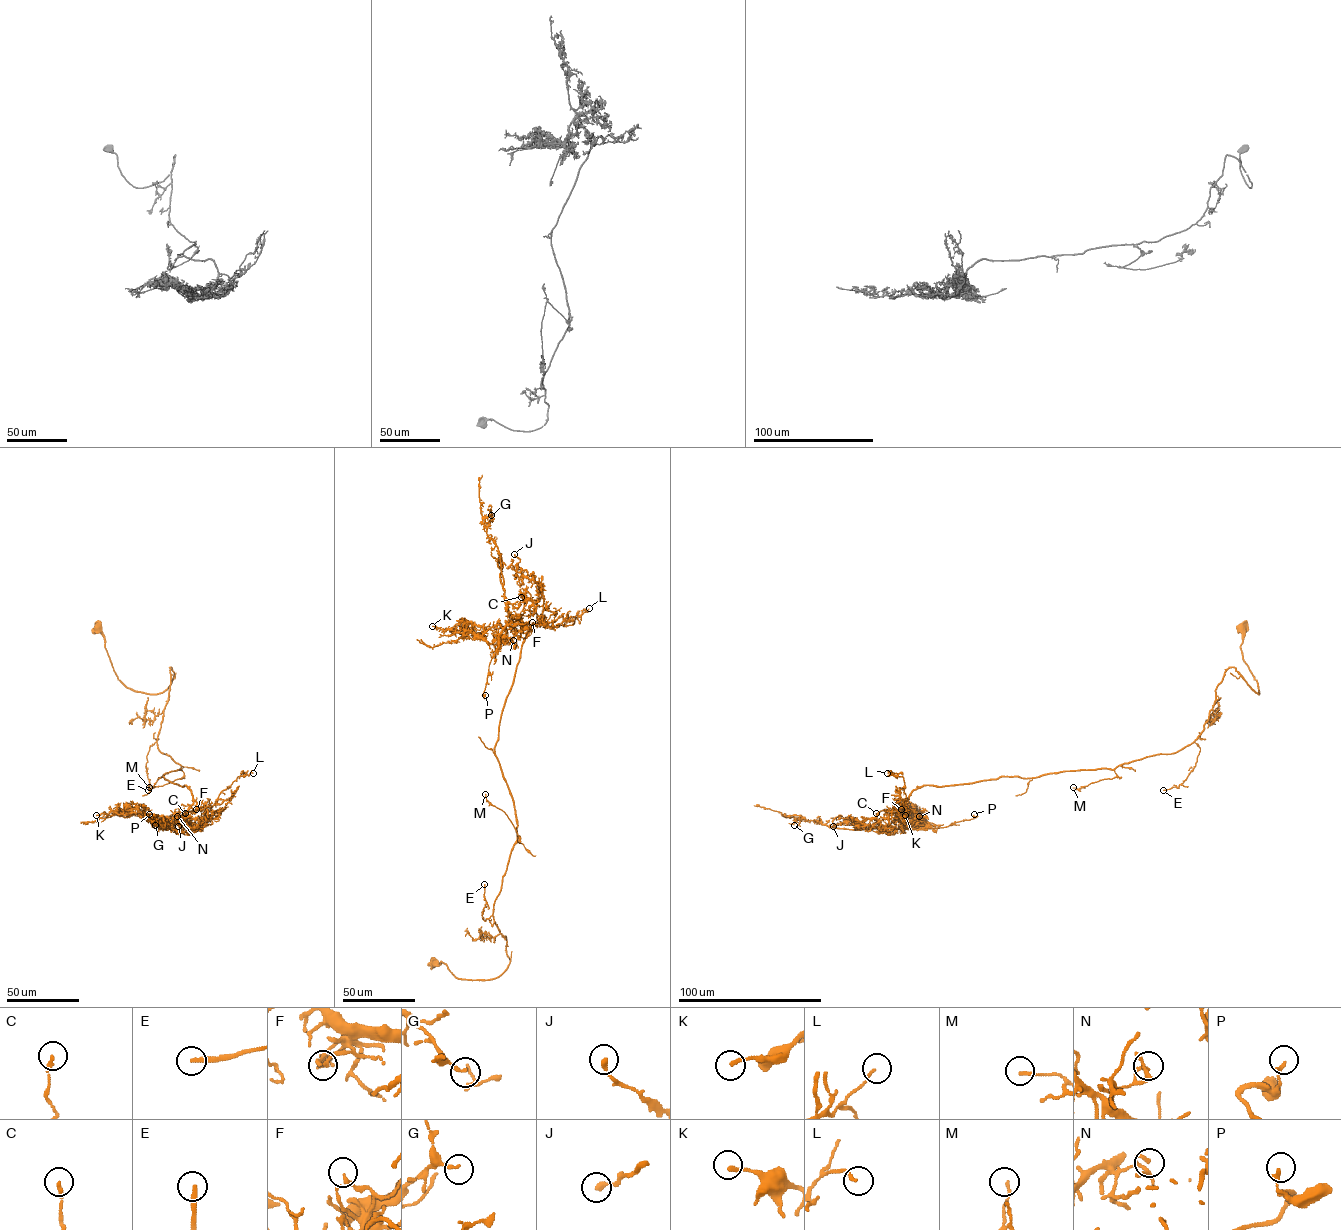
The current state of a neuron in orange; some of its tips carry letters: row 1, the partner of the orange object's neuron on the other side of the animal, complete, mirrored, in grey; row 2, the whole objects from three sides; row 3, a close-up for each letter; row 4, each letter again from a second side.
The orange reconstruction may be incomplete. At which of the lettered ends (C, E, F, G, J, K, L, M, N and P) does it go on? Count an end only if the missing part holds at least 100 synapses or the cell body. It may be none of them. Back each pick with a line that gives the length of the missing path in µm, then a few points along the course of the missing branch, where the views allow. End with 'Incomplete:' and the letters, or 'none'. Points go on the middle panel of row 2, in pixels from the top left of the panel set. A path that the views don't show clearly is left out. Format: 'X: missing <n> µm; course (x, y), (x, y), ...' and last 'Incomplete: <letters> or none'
E: missing 30 µm; course (484, 884), (483, 904)
Incomplete: E

